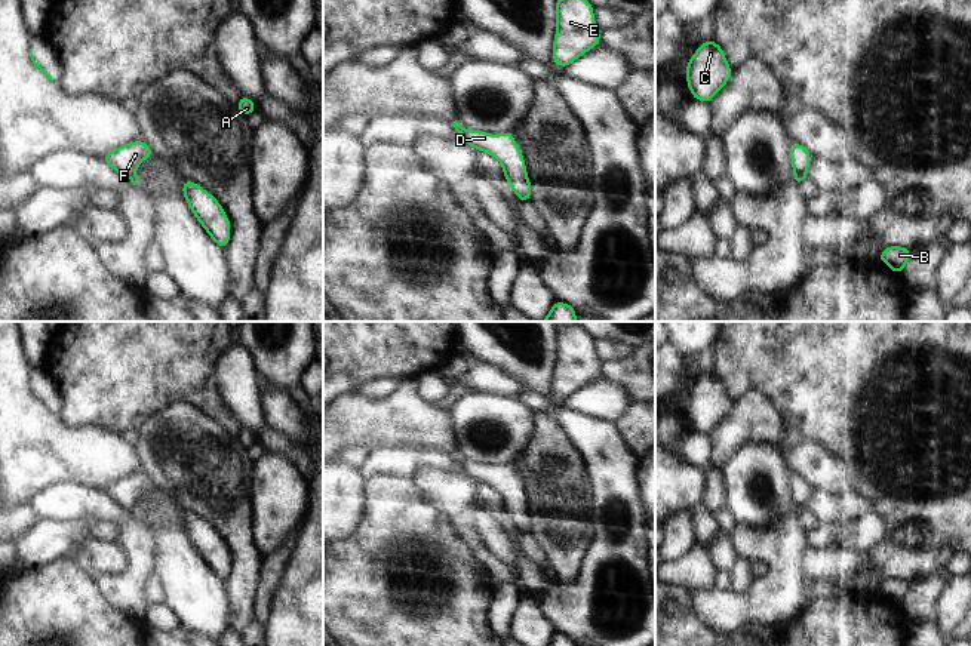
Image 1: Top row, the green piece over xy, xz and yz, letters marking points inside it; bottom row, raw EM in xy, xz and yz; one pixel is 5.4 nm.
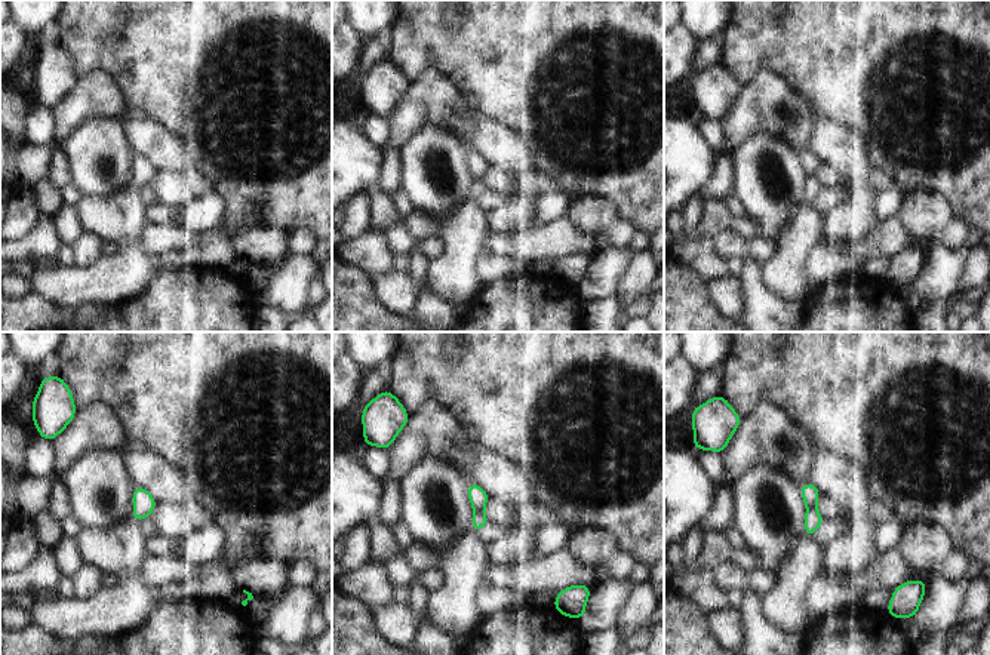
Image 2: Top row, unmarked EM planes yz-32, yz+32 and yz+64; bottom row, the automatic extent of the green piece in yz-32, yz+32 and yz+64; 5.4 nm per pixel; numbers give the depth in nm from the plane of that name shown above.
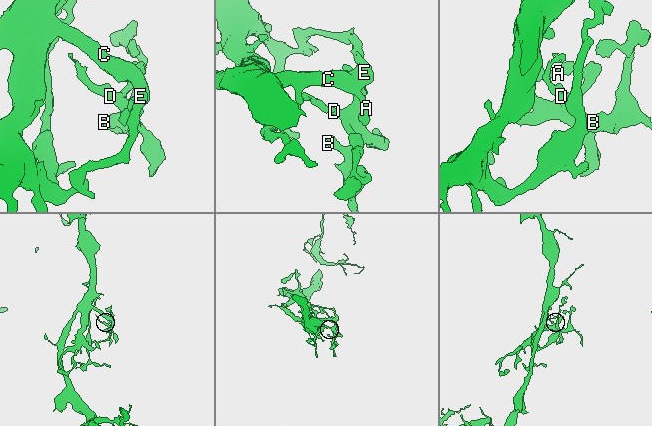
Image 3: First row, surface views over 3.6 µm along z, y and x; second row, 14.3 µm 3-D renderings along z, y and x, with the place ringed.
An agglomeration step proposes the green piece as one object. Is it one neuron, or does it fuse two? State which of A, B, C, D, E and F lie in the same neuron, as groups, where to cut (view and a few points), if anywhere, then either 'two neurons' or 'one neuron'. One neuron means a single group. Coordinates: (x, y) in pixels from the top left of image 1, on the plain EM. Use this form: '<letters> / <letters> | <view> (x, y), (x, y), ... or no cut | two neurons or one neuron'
A B C D E / F | yz (805, 504), (795, 507) | two neurons

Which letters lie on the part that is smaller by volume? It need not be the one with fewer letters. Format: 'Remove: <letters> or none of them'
Remove: F

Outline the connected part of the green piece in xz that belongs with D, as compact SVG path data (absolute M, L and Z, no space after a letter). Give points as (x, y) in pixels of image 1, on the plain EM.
M464 459L464 476L495 489L503 498L503 507L520 535L531 532L532 517L526 496L513 464L491 467Z

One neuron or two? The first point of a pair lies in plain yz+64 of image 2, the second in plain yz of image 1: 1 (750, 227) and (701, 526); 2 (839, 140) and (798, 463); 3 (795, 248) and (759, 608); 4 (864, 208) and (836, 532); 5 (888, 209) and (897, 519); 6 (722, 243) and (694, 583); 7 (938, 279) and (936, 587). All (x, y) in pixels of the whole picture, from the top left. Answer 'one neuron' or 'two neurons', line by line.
1: one neuron
2: one neuron
3: one neuron
4: one neuron
5: two neurons
6: two neurons
7: one neuron

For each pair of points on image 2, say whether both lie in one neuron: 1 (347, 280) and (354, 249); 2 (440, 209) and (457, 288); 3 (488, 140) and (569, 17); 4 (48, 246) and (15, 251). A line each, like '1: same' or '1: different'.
1: different
2: different
3: different
4: same

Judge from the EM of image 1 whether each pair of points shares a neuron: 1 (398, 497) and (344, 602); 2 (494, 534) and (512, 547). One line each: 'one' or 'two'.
1: one
2: one

